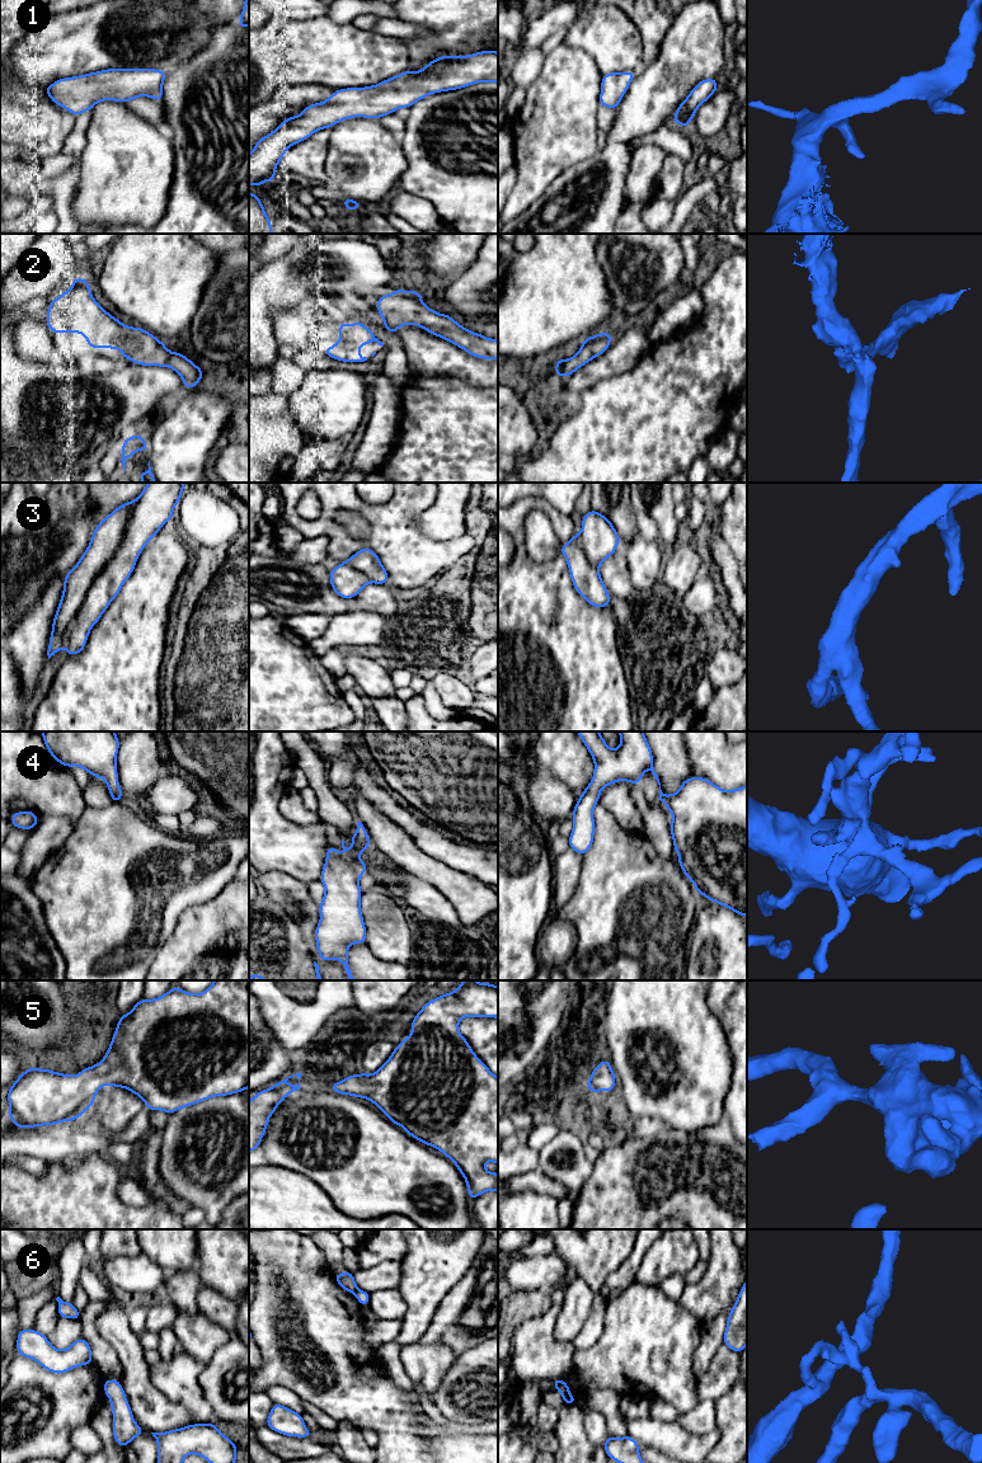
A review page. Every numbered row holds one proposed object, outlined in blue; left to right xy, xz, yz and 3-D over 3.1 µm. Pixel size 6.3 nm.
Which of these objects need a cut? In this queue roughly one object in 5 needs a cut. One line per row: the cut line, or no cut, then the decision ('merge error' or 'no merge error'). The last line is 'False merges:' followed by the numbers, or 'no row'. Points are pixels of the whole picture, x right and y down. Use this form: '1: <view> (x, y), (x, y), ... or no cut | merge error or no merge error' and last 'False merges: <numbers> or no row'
1: no cut | no merge error
2: no cut | no merge error
3: no cut | no merge error
4: no cut | no merge error
5: no cut | no merge error
6: xz (357, 1289), (353, 1293) | merge error
False merges: 6

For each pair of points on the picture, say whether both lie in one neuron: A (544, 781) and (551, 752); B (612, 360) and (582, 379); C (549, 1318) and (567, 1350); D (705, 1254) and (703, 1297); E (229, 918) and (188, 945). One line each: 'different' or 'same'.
A: different
B: same
C: same
D: different
E: same

